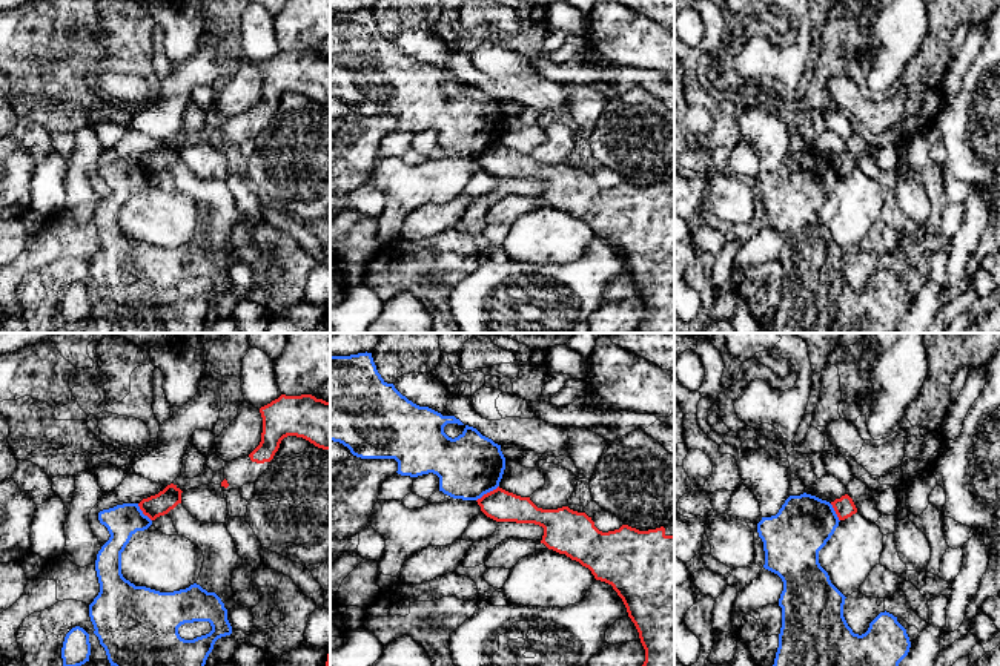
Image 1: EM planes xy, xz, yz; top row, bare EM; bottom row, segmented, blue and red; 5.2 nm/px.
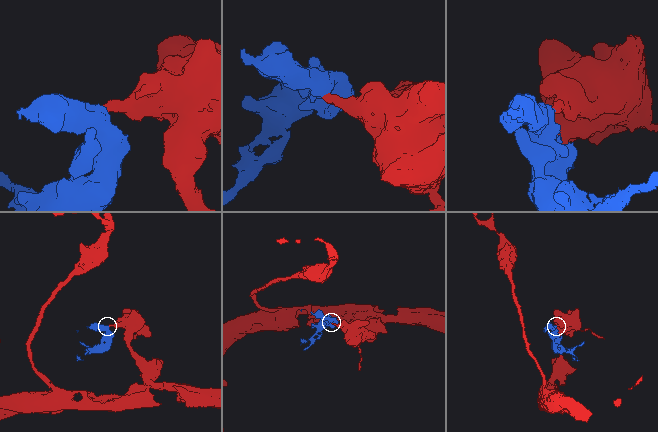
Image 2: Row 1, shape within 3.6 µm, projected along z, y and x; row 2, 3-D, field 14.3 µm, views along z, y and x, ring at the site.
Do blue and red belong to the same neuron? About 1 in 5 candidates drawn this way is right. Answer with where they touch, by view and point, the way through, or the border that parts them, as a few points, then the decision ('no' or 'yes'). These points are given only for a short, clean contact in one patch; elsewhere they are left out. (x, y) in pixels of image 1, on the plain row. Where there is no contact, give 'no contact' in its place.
meets blue in xz at (487, 148); border along xz (498, 141), (476, 157); no

